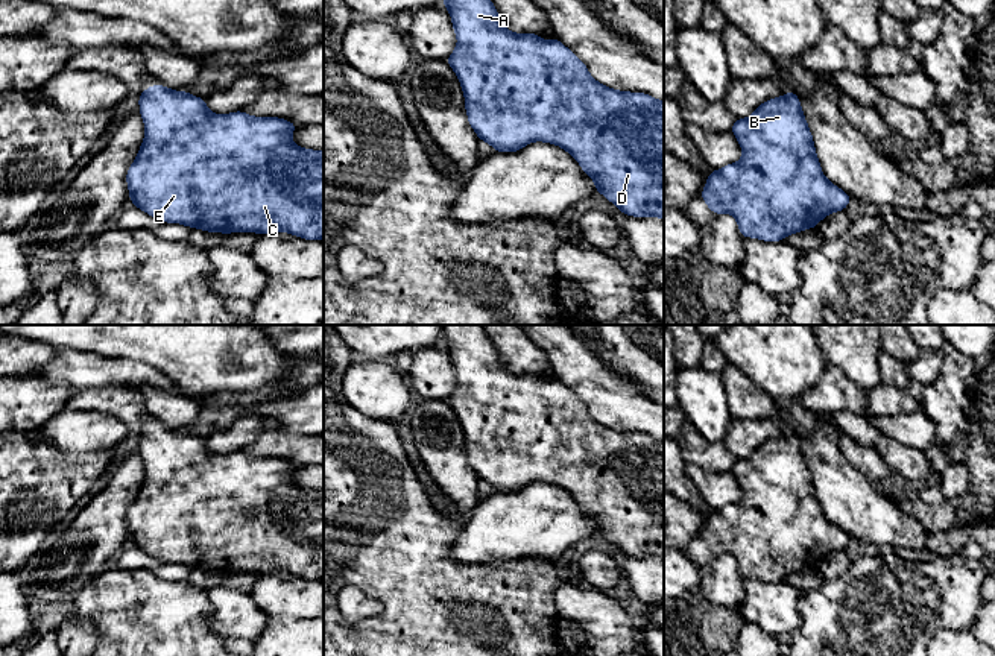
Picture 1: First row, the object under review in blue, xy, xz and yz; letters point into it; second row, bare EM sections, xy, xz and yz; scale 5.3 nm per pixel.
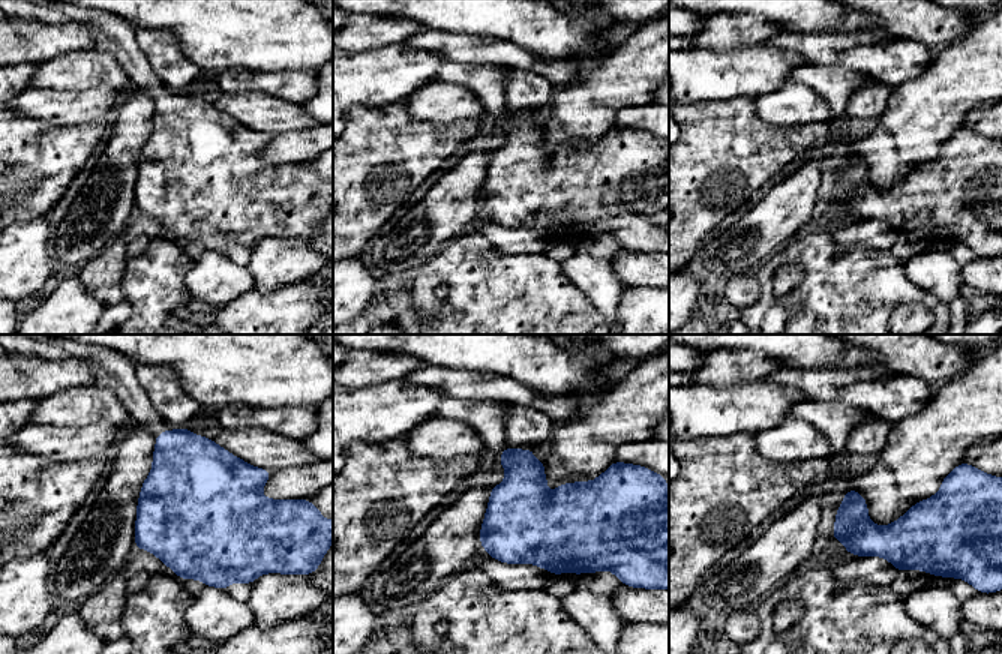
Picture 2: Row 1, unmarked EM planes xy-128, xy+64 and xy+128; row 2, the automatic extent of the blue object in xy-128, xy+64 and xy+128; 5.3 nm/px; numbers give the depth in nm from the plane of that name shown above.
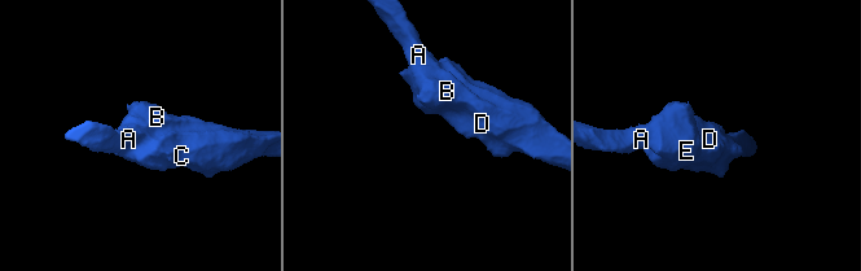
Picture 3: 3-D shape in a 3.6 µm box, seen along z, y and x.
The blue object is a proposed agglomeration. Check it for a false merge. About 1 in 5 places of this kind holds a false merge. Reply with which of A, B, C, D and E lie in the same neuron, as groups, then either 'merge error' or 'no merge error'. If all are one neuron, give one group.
groups A B C D E; no merge error

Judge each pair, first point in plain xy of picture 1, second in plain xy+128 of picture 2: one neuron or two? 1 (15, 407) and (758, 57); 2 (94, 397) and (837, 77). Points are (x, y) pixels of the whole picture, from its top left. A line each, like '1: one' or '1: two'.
1: one
2: one

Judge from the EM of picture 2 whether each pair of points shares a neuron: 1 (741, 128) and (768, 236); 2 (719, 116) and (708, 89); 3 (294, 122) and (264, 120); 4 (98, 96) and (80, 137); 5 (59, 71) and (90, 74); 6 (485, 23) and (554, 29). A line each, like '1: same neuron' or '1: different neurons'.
1: different neurons
2: different neurons
3: same neuron
4: different neurons
5: same neuron
6: same neuron

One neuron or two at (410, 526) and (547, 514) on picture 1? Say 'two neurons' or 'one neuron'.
two neurons

